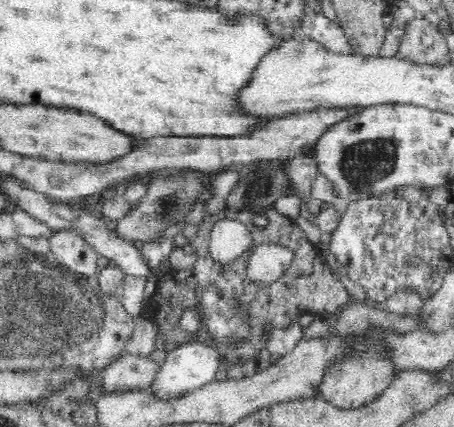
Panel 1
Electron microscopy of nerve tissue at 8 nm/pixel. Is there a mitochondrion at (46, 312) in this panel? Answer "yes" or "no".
yes

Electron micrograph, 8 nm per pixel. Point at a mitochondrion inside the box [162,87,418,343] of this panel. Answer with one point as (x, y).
(364, 166)

